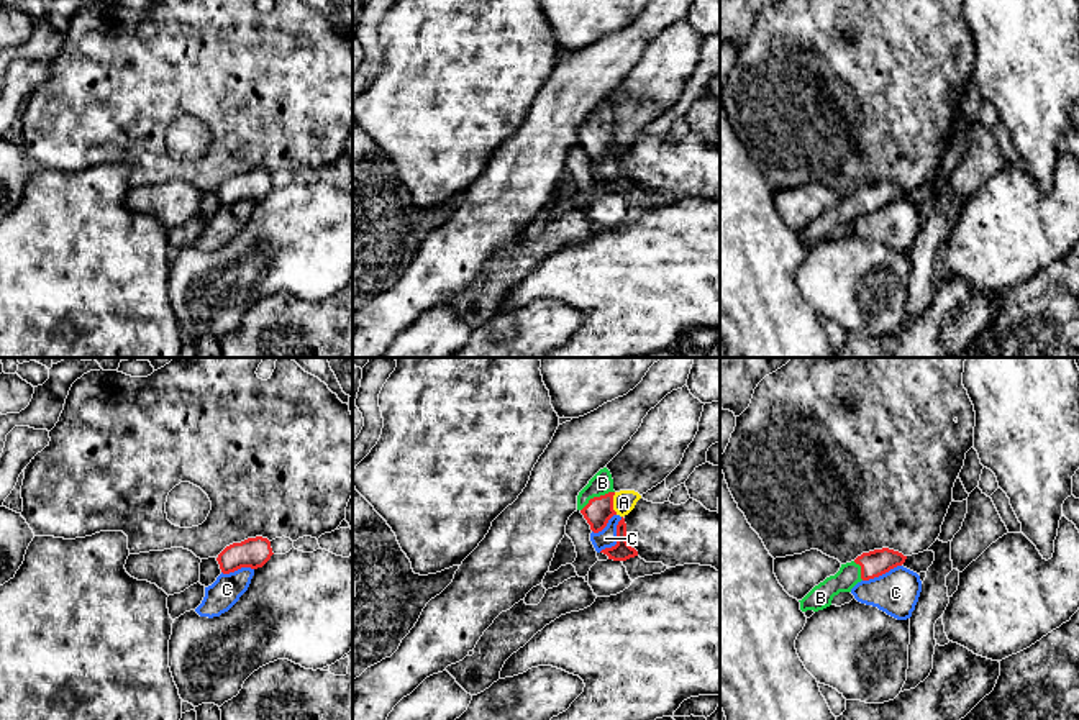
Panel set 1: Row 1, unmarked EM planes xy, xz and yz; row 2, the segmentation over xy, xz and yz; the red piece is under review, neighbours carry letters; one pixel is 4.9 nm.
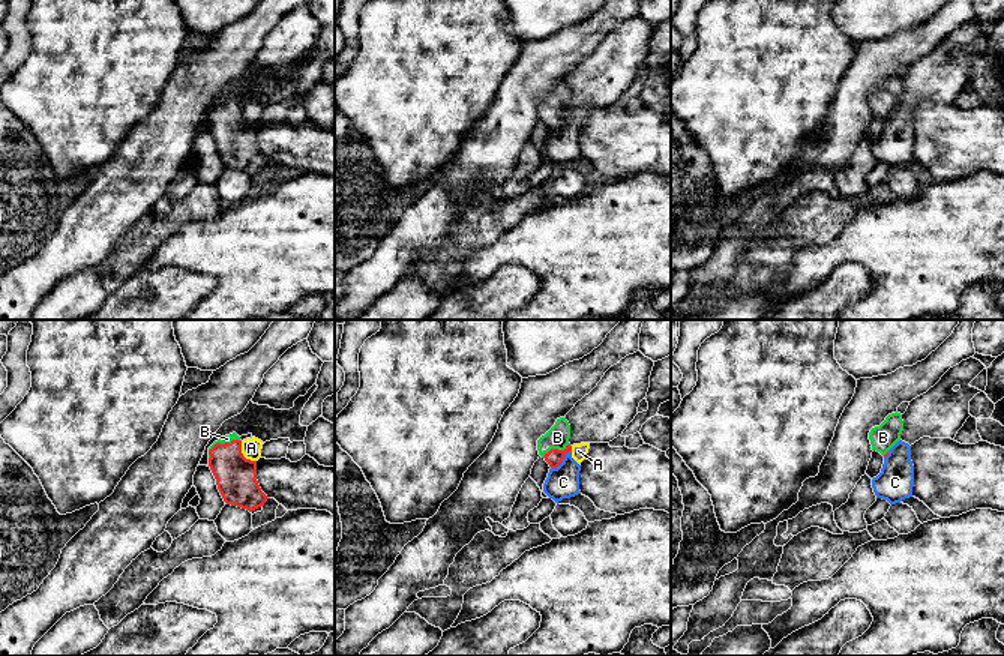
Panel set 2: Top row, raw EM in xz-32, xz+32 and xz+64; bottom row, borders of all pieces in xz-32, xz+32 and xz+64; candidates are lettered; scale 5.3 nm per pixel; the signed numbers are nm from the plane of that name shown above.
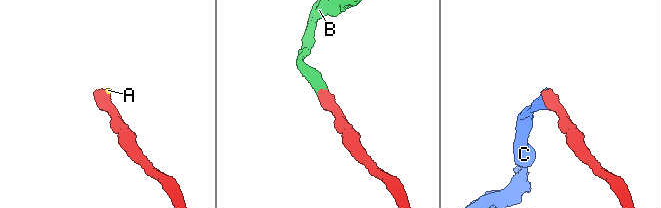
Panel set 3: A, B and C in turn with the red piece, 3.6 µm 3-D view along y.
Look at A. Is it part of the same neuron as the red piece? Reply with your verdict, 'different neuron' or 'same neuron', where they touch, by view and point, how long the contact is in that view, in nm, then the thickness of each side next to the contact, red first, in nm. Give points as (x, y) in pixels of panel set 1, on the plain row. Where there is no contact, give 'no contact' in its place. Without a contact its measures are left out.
different neuron | xz (612, 136) | 110 nm | 140/110 nm

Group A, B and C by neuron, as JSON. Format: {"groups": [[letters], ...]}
{"groups": [["A", "C"], ["B"]]}

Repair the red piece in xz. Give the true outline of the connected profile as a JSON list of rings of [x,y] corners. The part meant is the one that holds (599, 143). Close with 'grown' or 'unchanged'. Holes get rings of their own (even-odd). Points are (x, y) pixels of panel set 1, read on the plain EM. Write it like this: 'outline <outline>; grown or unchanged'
outline [[[607,100],[600,102],[577,128],[577,143],[584,148],[594,166],[602,164],[613,143],[613,112]]]; grown

